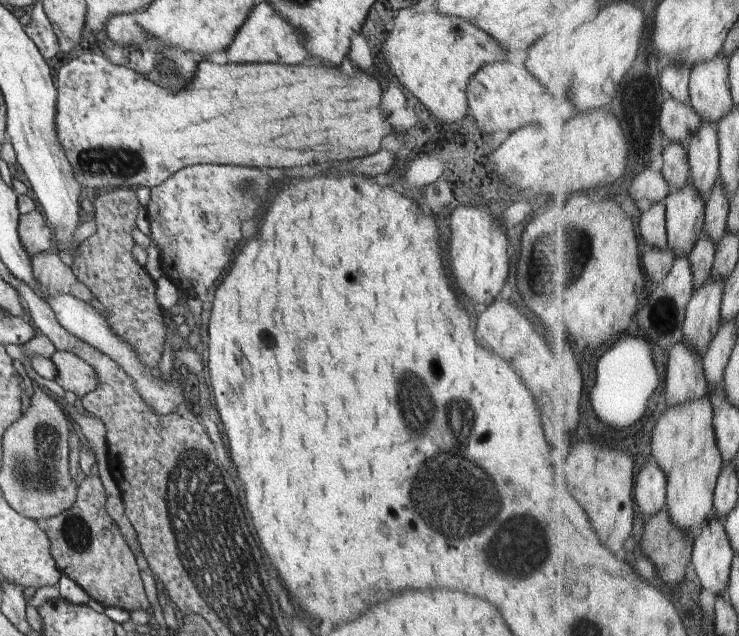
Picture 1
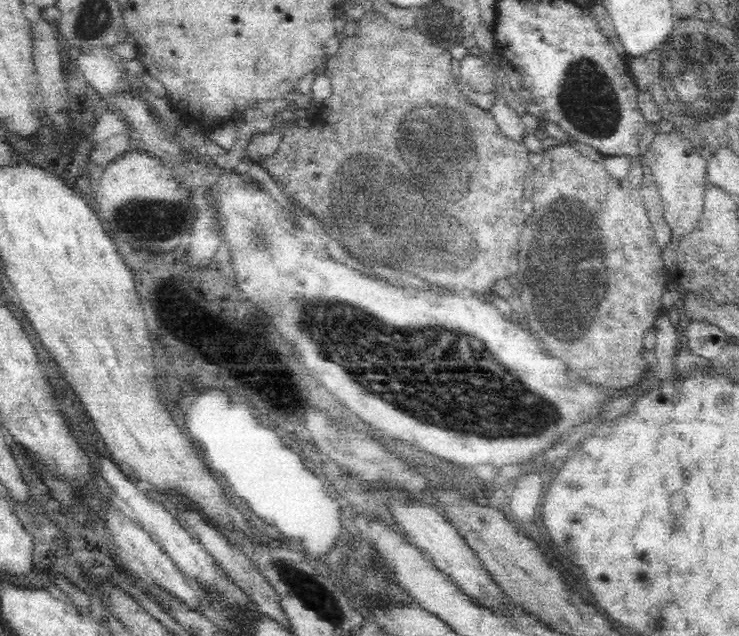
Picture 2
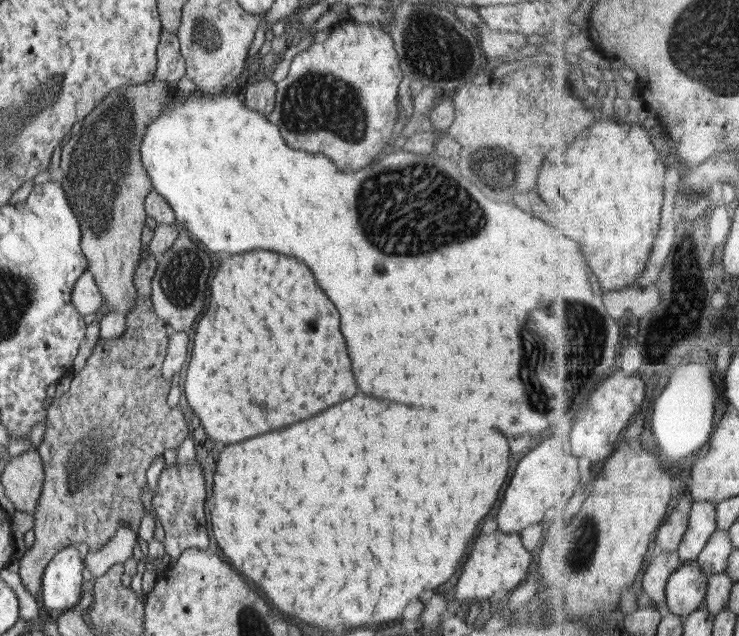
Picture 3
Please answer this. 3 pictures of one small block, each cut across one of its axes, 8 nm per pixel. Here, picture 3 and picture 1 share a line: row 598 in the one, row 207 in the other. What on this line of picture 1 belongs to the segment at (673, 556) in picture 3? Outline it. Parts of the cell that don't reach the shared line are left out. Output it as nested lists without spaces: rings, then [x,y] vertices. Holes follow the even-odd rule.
[[[666,202],[653,204],[650,210],[644,212],[639,226],[648,249],[670,248],[668,215]]]

